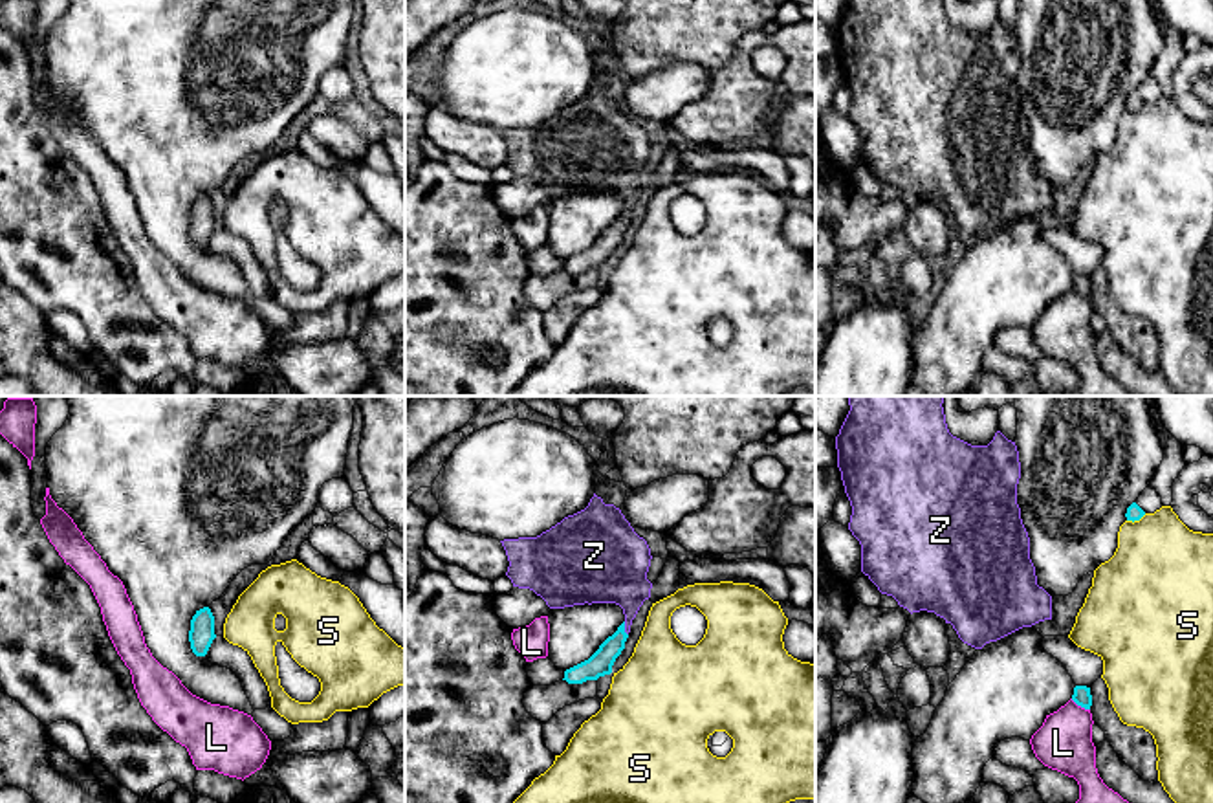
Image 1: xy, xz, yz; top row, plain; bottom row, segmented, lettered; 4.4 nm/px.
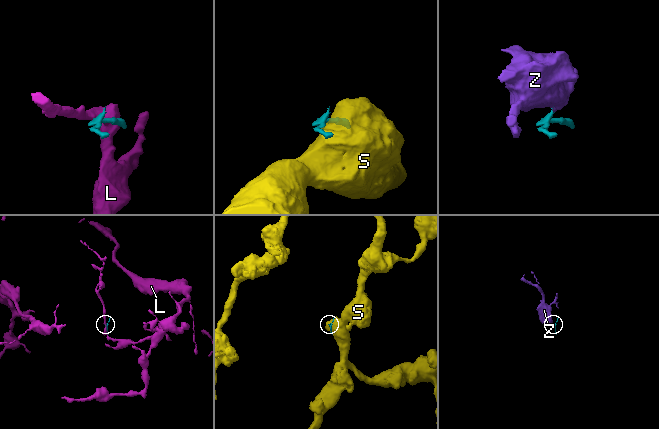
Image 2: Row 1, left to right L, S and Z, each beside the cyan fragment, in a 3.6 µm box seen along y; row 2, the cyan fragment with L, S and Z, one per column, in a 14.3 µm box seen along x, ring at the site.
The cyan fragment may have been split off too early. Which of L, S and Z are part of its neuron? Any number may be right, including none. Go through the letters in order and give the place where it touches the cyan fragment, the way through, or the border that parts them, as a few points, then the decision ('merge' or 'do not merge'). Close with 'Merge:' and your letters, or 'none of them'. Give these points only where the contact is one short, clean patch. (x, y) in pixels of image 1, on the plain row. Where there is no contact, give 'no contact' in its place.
L: yz (1080, 294) | along yz (1070, 288), (1089, 299) | do not merge
S: yz (1136, 109) | do not merge
Z: xz (623, 219) | across xz (600, 253), (623, 219), (629, 176), (616, 164) | merge
Merge: Z

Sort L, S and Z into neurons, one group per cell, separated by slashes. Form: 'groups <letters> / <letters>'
groups L / S / Z

